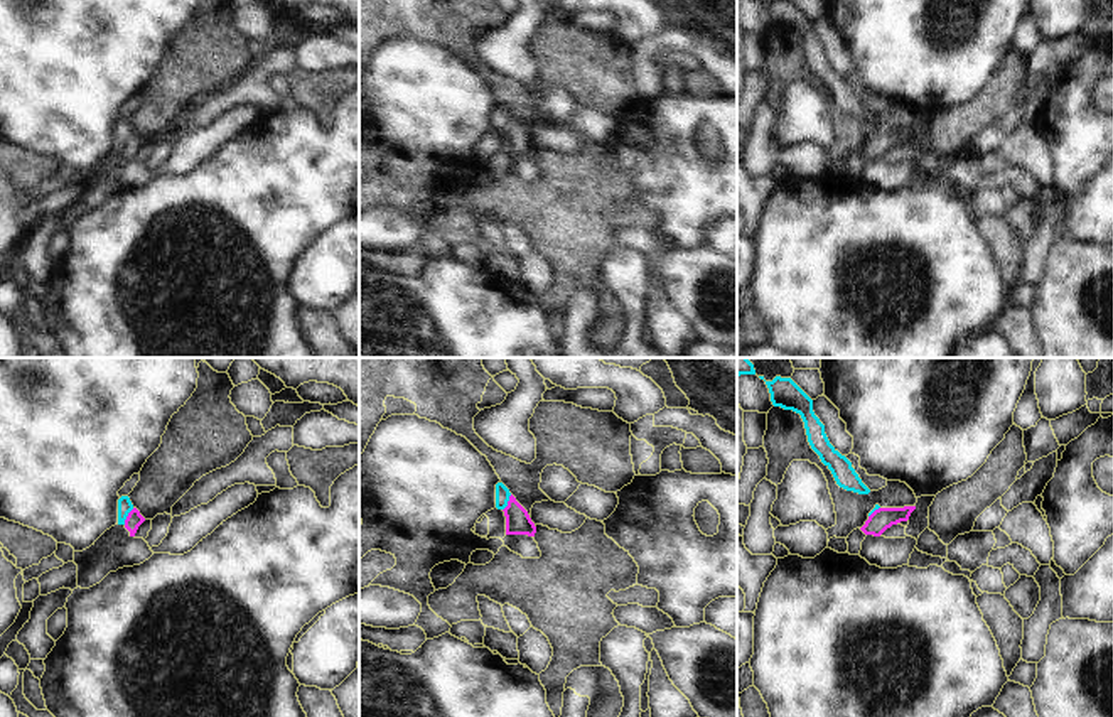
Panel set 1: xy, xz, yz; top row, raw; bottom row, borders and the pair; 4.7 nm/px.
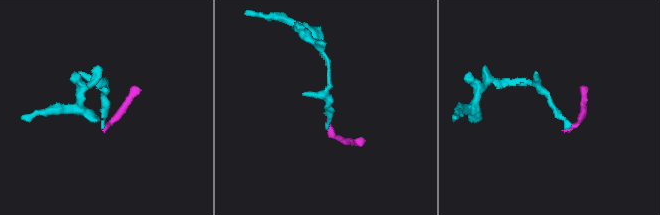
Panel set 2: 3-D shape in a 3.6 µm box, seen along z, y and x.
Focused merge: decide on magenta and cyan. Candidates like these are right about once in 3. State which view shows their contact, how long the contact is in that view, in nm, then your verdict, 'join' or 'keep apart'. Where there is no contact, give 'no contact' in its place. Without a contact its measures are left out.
xy | 90 nm | keep apart

